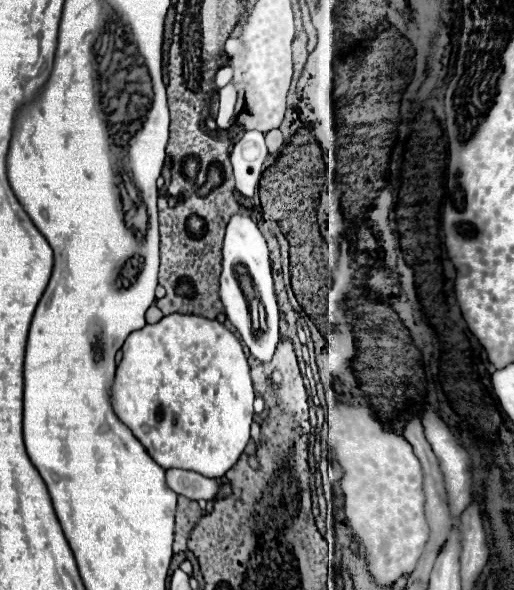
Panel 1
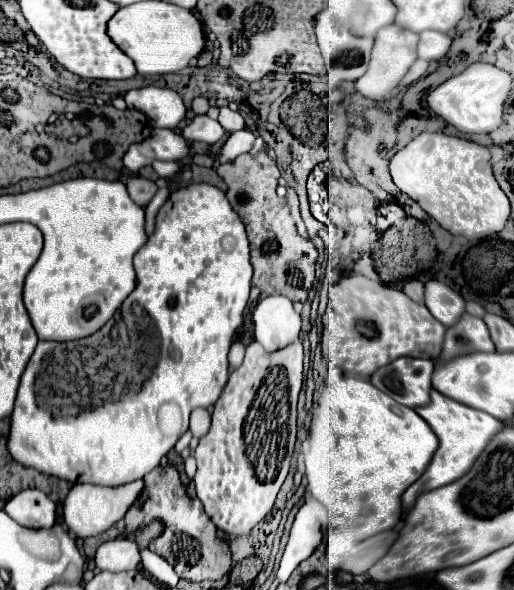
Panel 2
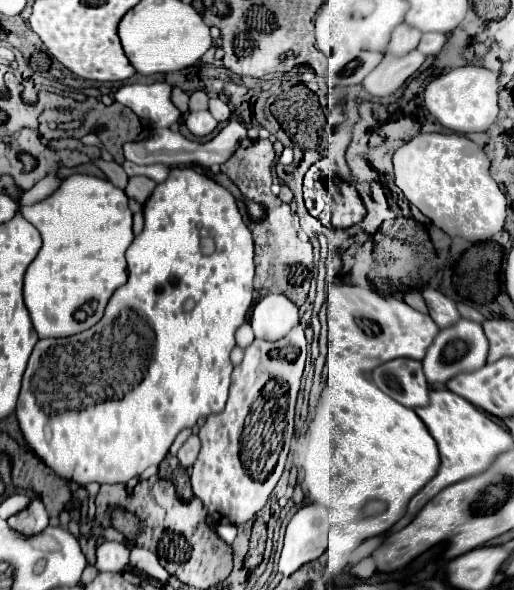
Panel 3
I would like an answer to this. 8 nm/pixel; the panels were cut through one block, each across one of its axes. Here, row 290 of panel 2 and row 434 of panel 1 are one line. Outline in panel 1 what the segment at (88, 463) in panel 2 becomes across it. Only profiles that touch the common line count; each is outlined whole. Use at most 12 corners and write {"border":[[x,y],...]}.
{"border":[[216,320],[132,332],[116,416],[162,468],[222,478],[254,388]]}

